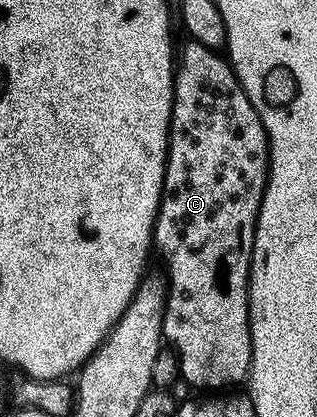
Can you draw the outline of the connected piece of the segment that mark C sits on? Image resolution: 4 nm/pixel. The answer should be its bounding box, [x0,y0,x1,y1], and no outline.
[152,41,268,389]

